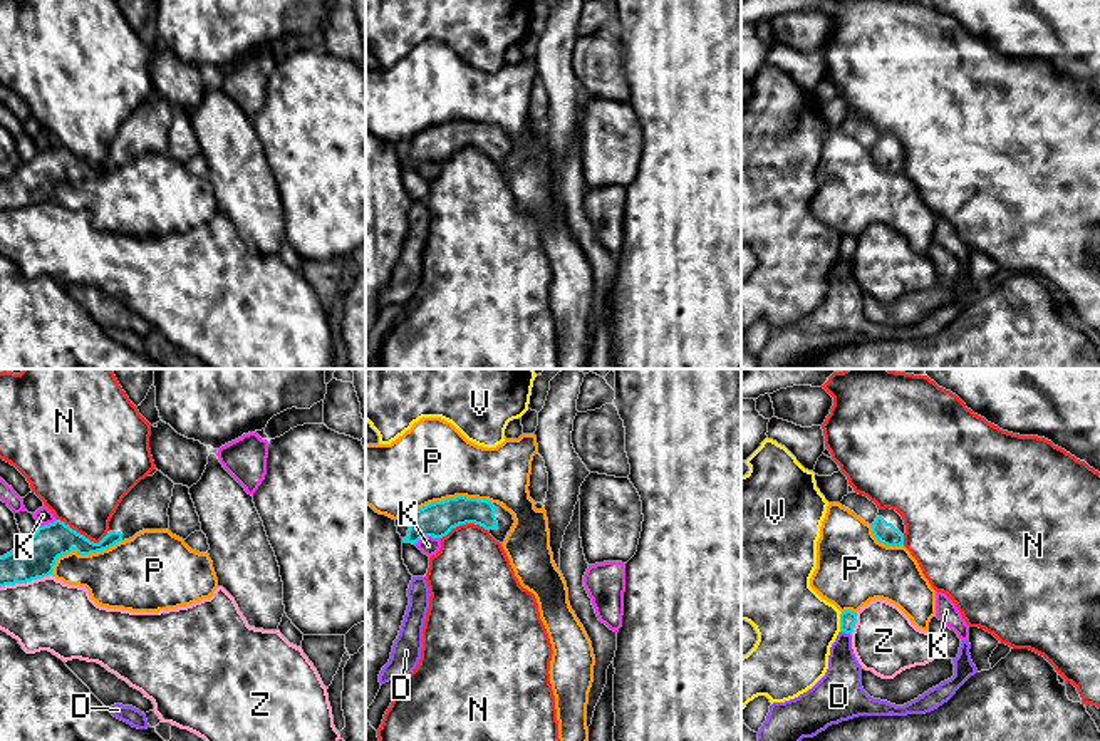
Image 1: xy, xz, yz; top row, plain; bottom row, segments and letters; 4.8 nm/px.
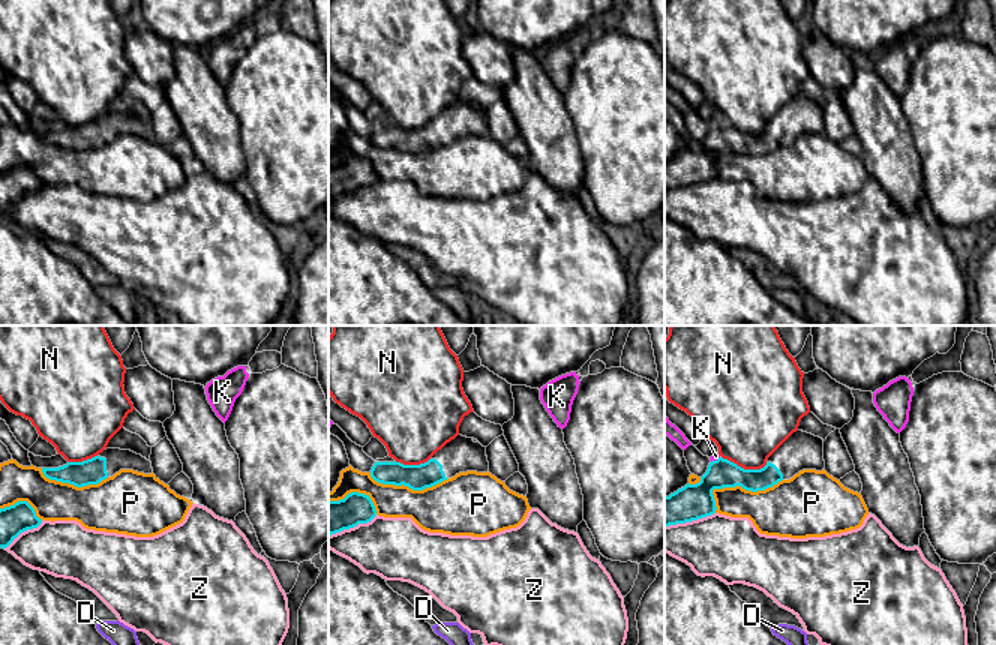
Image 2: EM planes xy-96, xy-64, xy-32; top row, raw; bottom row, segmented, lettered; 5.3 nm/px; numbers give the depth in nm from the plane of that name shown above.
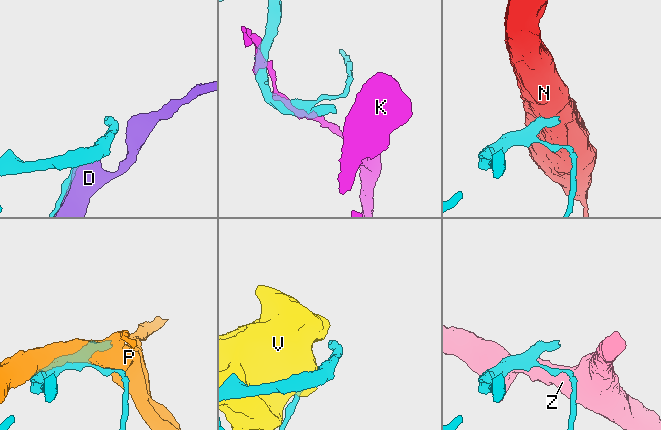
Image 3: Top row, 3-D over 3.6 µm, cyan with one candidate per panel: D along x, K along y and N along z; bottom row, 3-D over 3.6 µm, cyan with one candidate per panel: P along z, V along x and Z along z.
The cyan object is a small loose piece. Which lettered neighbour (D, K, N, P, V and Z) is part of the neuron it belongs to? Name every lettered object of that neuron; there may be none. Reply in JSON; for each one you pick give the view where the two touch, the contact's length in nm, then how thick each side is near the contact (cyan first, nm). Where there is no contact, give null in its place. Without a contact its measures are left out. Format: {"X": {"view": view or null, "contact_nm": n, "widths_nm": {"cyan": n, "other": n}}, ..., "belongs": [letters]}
{"belongs": []}

